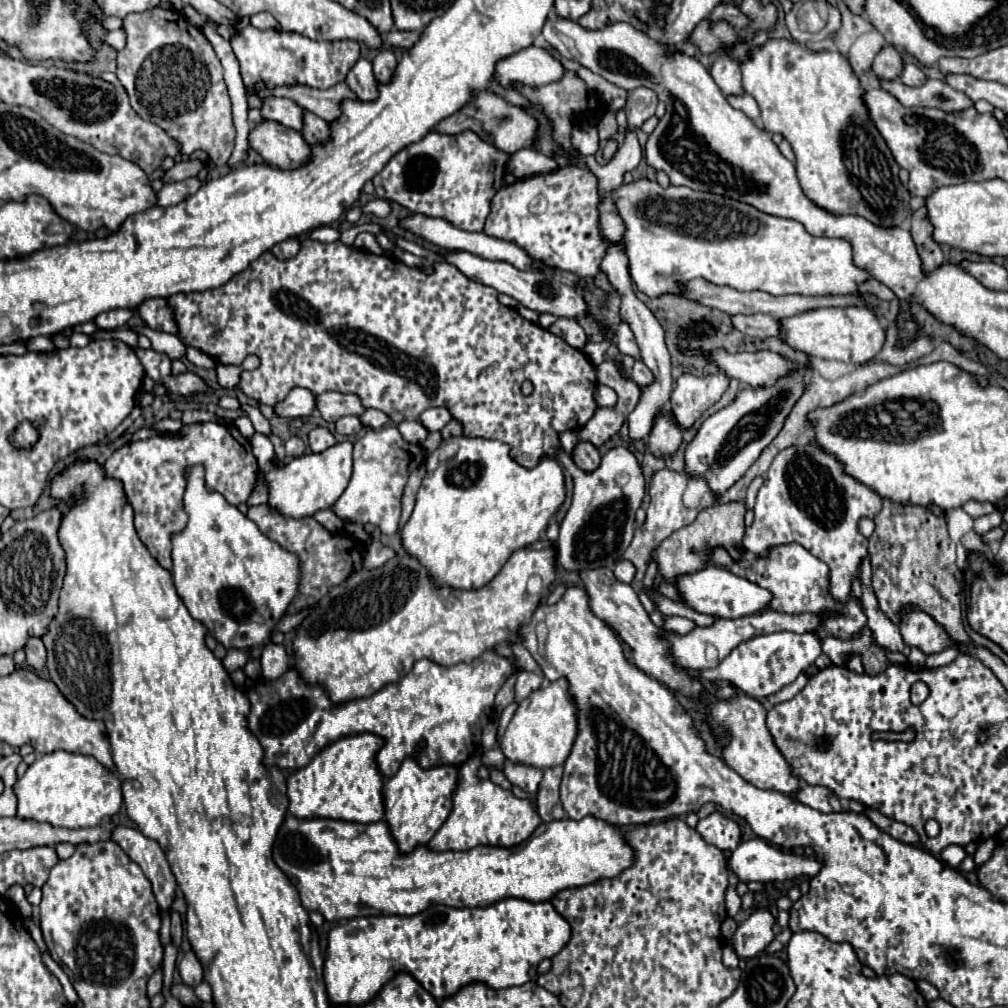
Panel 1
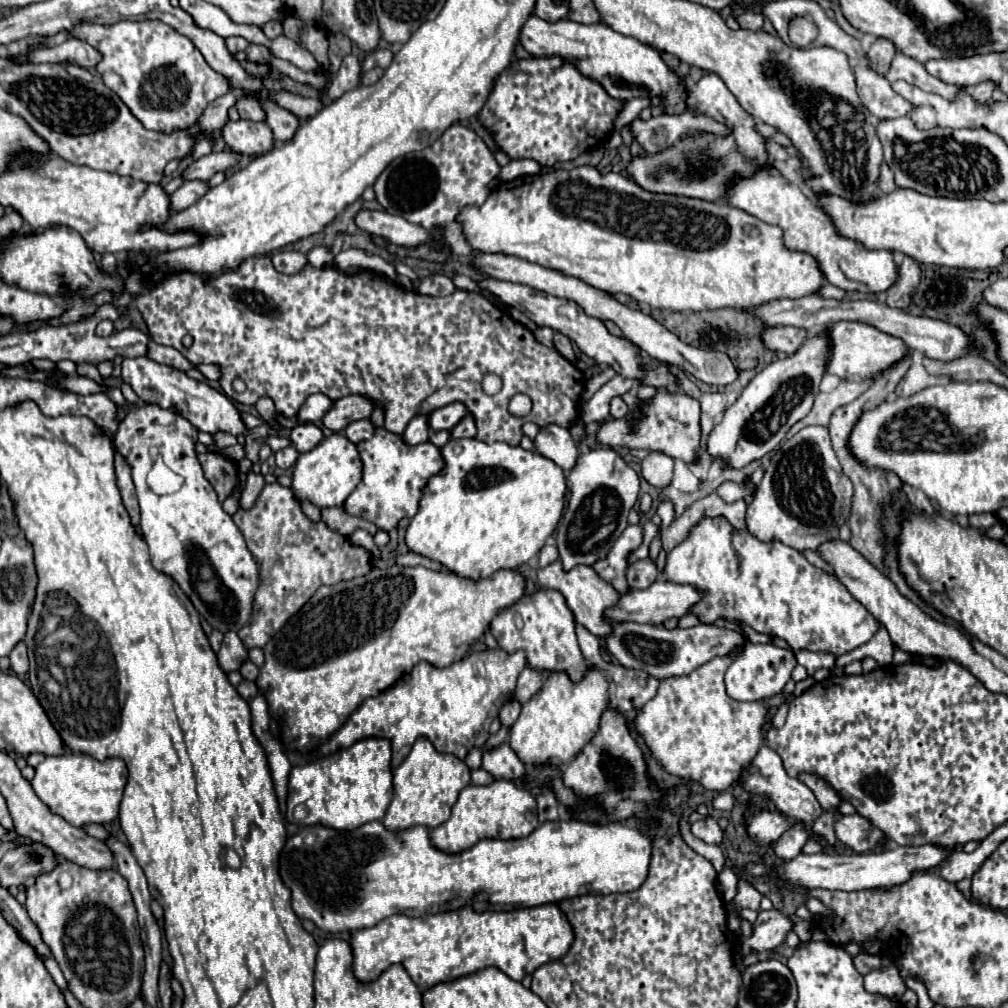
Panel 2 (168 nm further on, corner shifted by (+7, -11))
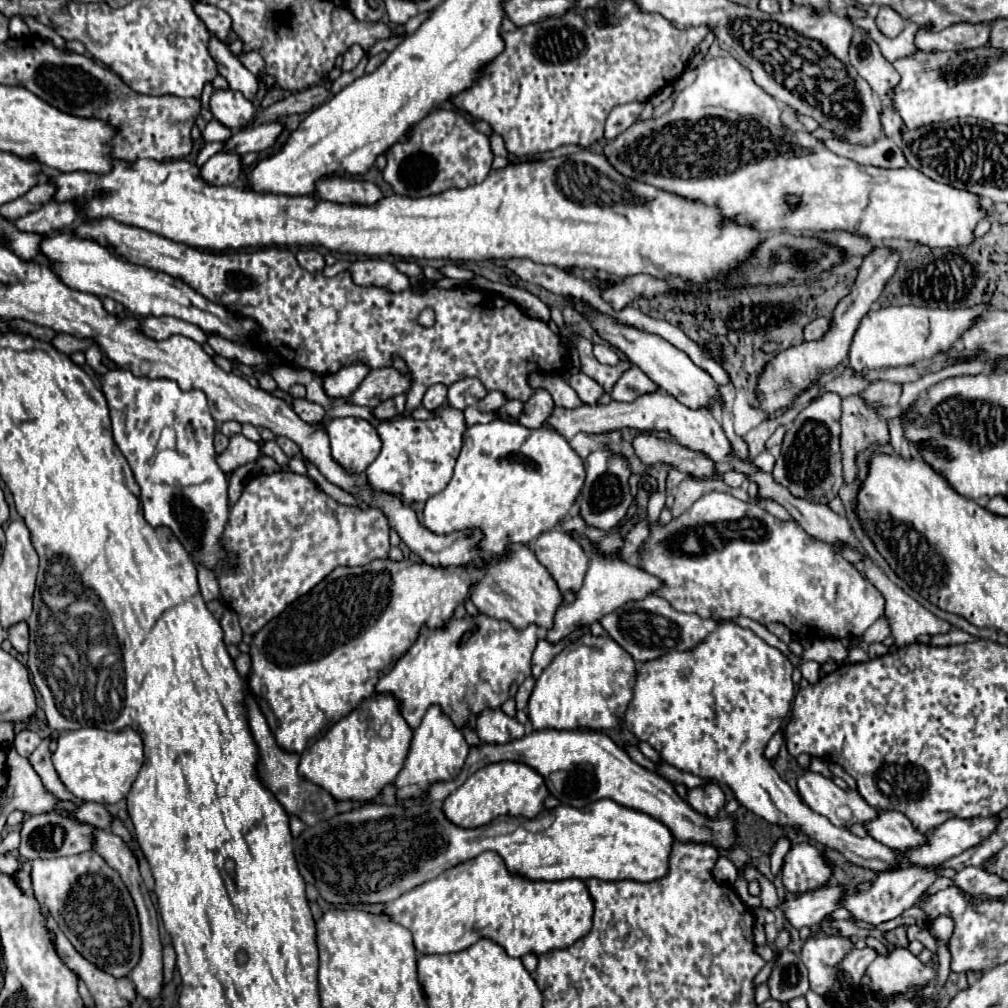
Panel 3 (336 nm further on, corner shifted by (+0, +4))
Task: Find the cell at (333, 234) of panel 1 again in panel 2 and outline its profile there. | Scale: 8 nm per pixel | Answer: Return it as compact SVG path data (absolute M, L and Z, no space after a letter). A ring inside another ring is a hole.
M312 247L306 257L308 257L308 263L314 267L326 267L334 263L334 253L330 251L330 247Z

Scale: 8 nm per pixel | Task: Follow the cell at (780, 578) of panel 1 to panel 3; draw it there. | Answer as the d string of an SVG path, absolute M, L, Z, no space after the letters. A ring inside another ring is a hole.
M709 492L705 496L701 496L689 510L685 510L681 516L673 518L669 524L659 524L653 522L649 524L649 536L643 540L643 544L639 546L639 558L637 558L637 568L659 578L661 586L653 592L659 594L661 598L665 598L677 612L689 612L689 614L697 614L703 618L735 618L735 616L747 616L759 624L771 624L771 622L781 622L785 624L789 630L793 630L799 636L807 636L811 640L817 638L859 638L863 636L863 632L877 622L883 616L885 610L885 600L881 596L881 592L869 584L867 580L863 580L863 576L859 576L859 572L855 572L855 568L843 560L827 542L815 540L813 536L807 536L807 532L803 532L803 528L799 528L799 524L795 524L795 520L777 520L773 518L769 512L765 512L763 508L757 506L757 502L743 502L733 498L731 494L721 494L721 492Z

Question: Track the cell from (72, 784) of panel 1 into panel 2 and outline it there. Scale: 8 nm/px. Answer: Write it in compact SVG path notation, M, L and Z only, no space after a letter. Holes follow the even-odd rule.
M66 753L60 757L46 757L36 767L36 775L30 785L54 815L60 815L74 827L82 829L88 823L110 823L118 817L126 777L128 769L120 759L96 761L84 753Z

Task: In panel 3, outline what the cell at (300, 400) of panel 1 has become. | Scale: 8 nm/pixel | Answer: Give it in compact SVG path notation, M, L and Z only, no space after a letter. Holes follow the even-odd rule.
M351 364L351 368L341 368L335 376L325 376L325 392L331 398L347 398L369 372L371 368L367 368L367 364Z

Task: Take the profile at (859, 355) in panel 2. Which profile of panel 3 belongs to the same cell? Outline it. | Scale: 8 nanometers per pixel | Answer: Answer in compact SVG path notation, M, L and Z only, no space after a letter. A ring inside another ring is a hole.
M977 304L975 308L951 310L947 308L925 308L925 306L889 306L869 310L851 344L849 360L851 368L873 370L873 368L891 368L891 366L909 366L915 362L929 362L937 354L945 354L955 346L963 332L973 328L973 324L991 310L989 304Z

